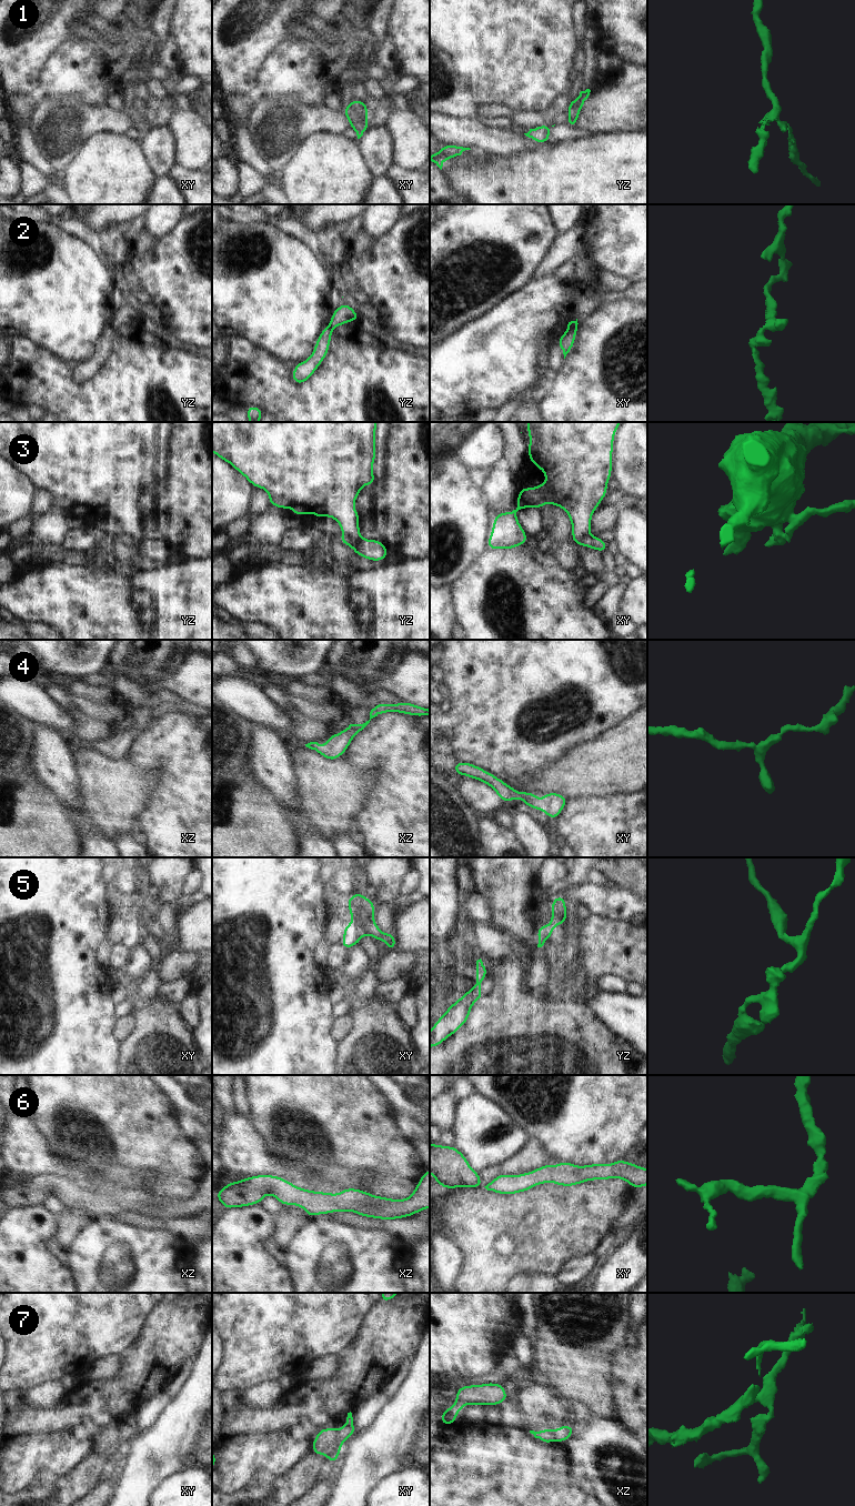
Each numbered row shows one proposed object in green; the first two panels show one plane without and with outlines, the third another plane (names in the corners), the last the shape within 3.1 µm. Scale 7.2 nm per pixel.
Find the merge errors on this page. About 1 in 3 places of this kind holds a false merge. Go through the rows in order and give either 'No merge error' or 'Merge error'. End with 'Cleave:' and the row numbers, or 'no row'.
1: Merge error
2: Merge error
3: Merge error
4: No merge error
5: No merge error
6: No merge error
7: Merge error
Cleave: 1, 2, 3, 7

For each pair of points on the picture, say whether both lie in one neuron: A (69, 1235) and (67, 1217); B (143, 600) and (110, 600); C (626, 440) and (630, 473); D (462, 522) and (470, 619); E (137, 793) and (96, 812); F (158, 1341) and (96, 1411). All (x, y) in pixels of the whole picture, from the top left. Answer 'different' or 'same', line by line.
A: same
B: different
C: same
D: different
E: same
F: same

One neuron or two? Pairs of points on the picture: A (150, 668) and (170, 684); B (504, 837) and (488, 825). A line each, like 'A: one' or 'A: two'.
A: two
B: one

